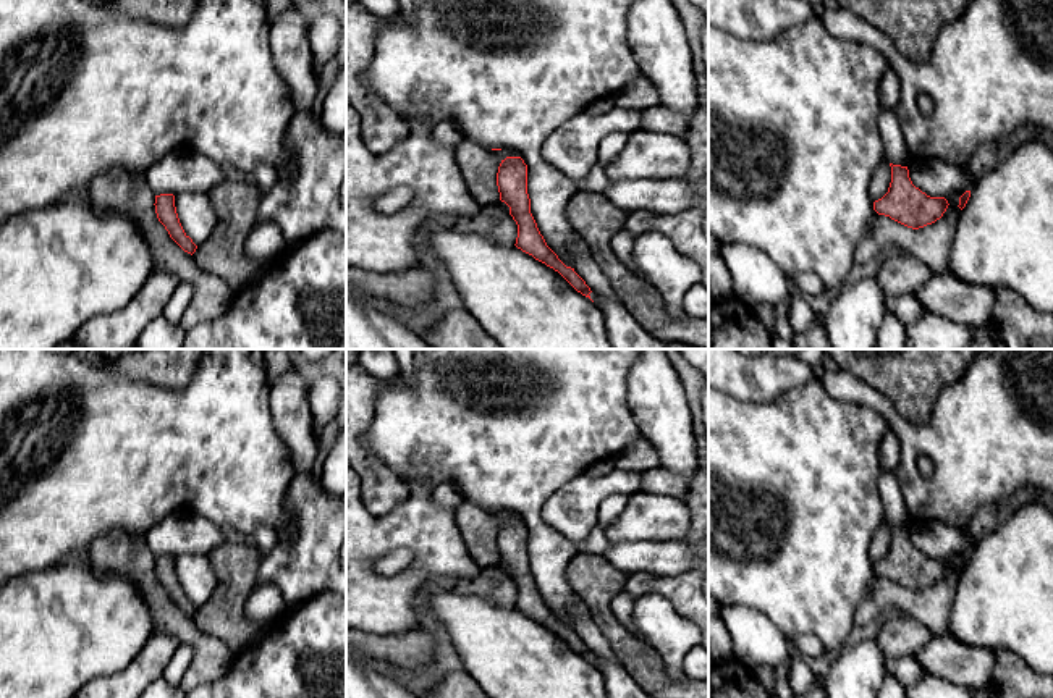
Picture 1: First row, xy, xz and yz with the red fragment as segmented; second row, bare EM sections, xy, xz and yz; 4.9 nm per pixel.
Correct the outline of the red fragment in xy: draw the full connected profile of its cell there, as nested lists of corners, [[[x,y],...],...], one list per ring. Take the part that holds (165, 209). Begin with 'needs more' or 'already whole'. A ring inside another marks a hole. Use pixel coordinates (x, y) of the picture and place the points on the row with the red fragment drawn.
already whole; [[[160,194],[155,196],[155,213],[159,221],[165,226],[170,238],[188,254],[194,254],[197,246],[192,239],[184,233],[176,207],[175,207],[175,196],[173,194]]]

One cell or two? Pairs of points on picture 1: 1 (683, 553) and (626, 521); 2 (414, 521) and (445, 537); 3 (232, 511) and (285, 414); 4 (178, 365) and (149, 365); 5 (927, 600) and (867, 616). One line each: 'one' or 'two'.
1: two
2: one
3: two
4: one
5: one

